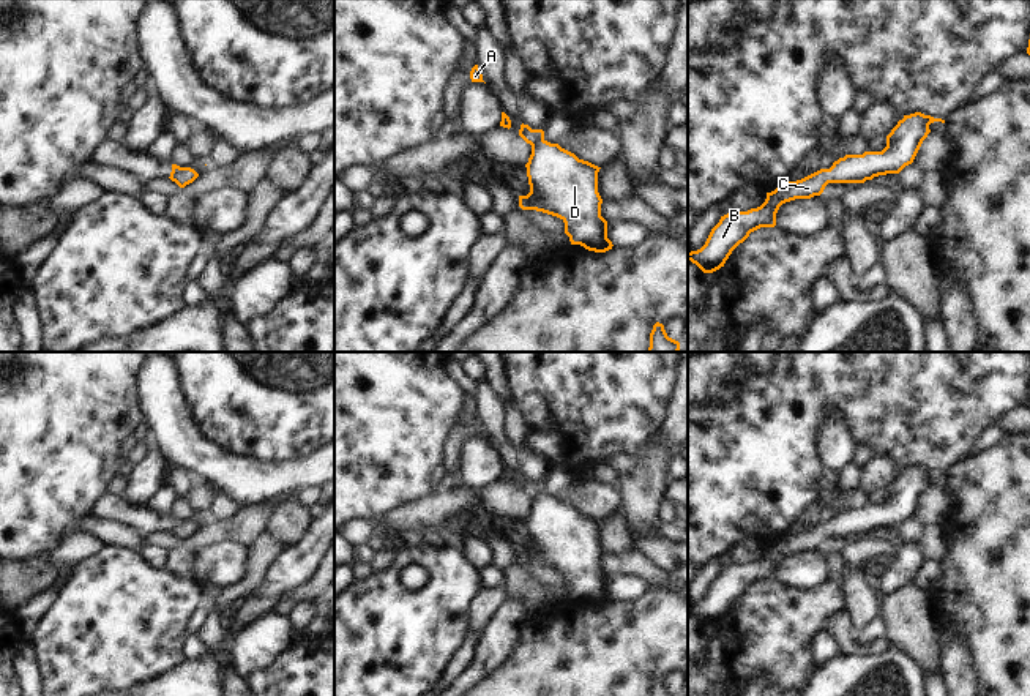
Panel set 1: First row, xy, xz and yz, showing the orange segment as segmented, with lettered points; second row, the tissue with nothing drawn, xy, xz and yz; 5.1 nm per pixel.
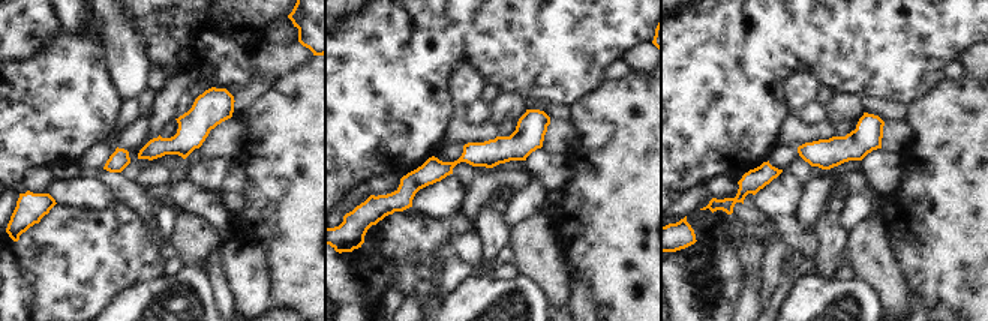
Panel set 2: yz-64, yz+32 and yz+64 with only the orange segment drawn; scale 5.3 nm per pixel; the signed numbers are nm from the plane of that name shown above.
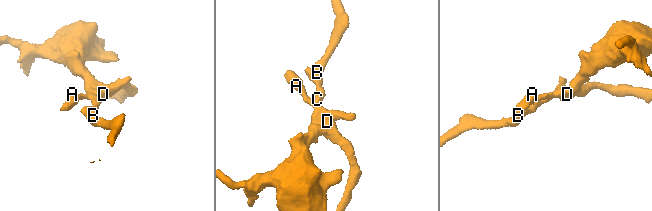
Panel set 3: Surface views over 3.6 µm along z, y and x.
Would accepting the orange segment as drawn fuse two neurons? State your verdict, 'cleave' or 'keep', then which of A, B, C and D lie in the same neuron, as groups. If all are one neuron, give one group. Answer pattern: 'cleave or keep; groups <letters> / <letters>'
keep; groups A B C D

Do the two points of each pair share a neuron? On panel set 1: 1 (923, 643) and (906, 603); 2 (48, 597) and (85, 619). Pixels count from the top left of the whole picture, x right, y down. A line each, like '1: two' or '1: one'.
1: one
2: two

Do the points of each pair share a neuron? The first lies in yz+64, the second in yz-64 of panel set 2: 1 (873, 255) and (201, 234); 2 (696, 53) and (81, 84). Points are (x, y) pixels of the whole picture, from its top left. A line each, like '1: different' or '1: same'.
1: same
2: same

